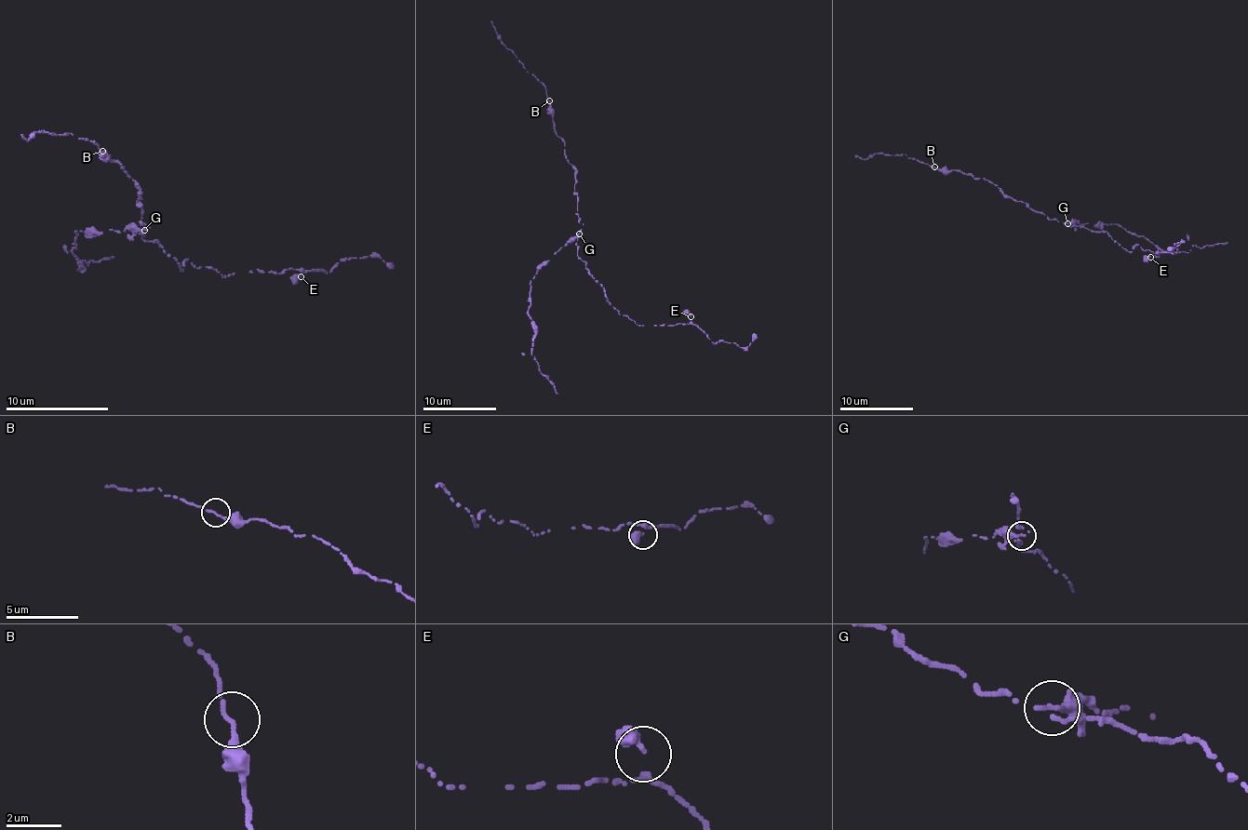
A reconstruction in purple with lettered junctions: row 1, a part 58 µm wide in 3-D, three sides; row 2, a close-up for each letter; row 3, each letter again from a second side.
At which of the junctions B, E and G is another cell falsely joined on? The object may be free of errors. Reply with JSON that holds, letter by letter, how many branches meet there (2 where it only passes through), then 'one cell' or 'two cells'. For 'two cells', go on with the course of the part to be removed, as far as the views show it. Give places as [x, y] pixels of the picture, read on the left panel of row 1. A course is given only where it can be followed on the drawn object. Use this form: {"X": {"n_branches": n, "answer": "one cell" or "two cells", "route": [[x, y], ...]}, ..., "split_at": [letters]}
{"B": {"n_branches": 2, "answer": "one cell"}, "E": {"n_branches": 3, "answer": "one cell"}, "G": {"n_branches": 3, "answer": "two cells", "route": [[143, 230], [77, 230], [77, 248], [72, 250], [82, 271], [77, 271], [82, 261], [87, 263], [113, 256]]}, "split_at": ["G"]}

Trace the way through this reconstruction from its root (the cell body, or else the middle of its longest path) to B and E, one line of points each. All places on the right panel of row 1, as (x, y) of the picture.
B: (1072, 225), (1035, 212), (984, 178), (934, 167)
E: (1072, 225), (1103, 231), (1129, 251), (1135, 246), (1156, 257), (1160, 251), (1150, 257)

